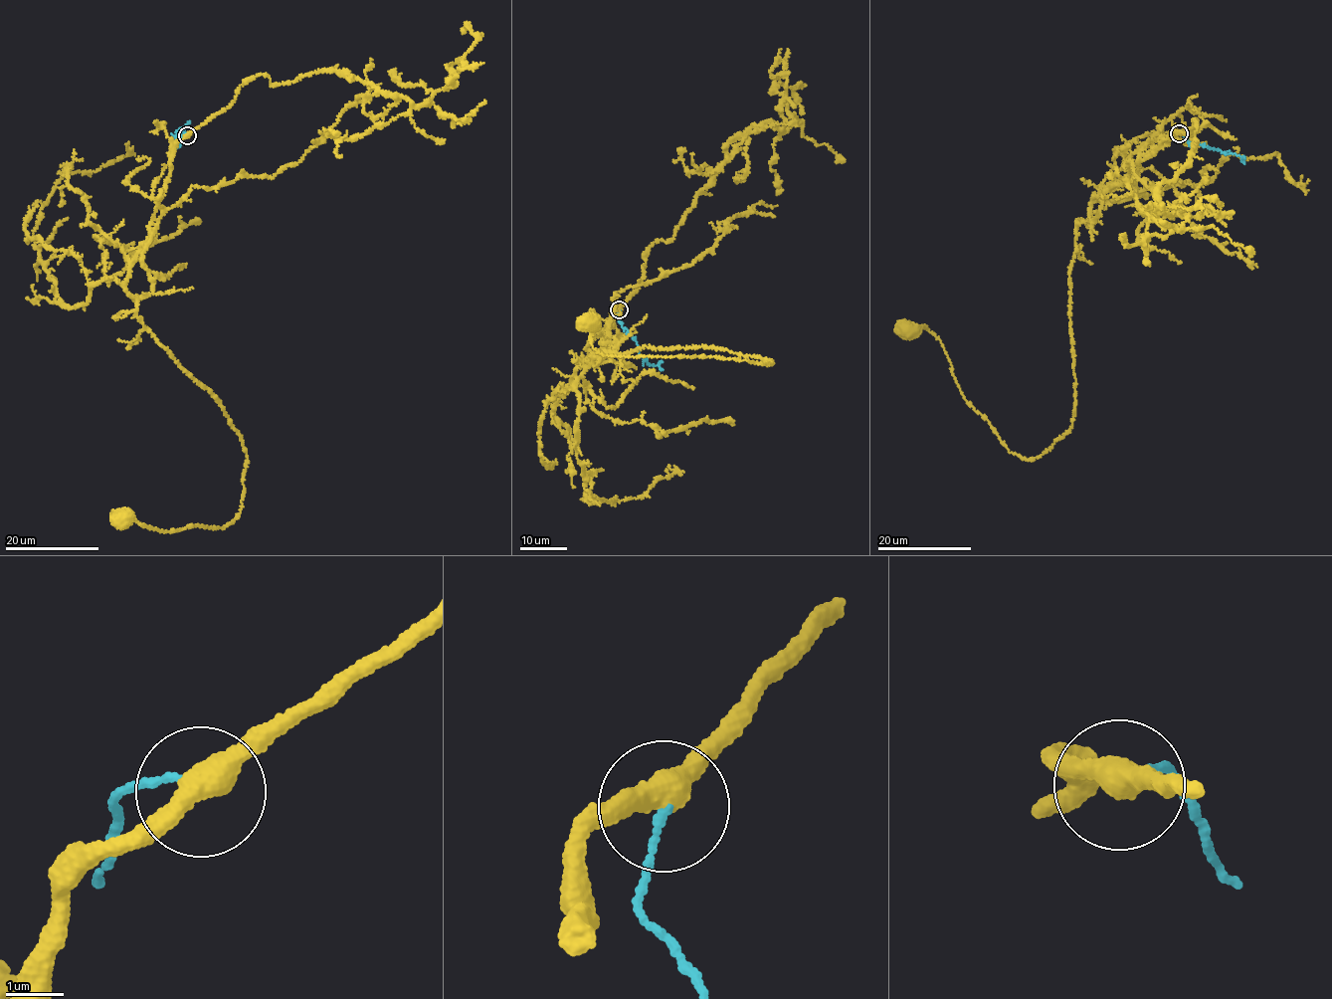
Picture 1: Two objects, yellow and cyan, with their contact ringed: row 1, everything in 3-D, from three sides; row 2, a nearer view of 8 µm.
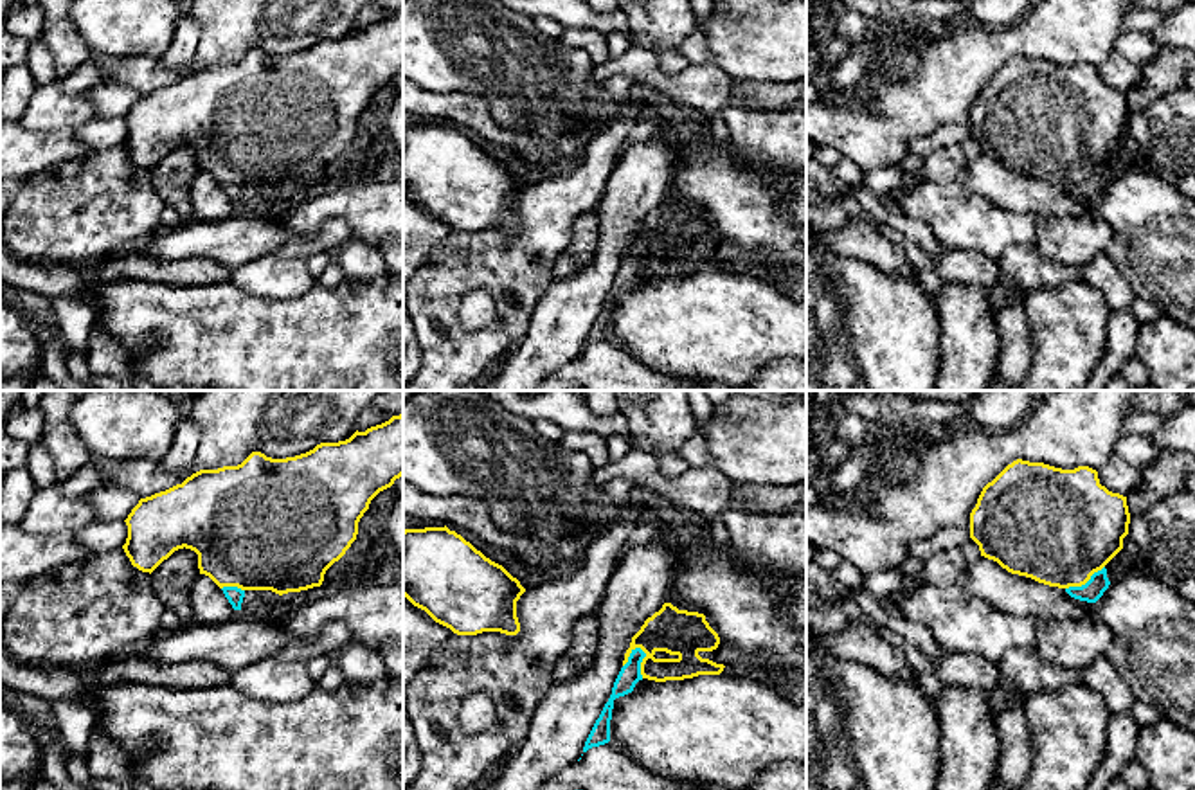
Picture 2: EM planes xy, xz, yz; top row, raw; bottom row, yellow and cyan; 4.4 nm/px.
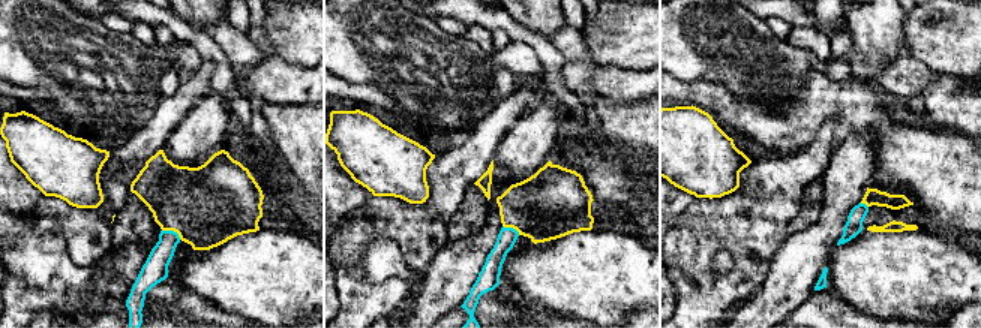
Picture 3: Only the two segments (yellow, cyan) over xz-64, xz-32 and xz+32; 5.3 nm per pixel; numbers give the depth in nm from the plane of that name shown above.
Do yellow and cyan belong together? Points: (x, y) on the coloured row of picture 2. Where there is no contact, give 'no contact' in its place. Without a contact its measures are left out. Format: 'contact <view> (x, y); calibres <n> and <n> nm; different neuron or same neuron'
contact xz (643, 661); calibres 200 and 100 nm; different neuron

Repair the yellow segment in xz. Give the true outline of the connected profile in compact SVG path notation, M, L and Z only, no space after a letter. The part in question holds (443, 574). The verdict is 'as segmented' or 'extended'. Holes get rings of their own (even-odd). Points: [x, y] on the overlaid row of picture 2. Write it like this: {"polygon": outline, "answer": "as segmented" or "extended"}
{"polygon": "M445 527L403 531L403 596L457 635L500 632L517 635L517 601L526 592L502 565L486 558L455 531Z", "answer": "as segmented"}

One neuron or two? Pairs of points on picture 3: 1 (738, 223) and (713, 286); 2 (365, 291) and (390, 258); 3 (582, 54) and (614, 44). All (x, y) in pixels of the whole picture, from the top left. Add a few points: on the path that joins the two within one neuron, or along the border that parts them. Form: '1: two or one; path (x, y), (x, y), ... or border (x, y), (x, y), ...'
1: one; path (740, 241), (740, 268), (731, 277)
2: two; border (362, 247), (368, 279), (407, 282)
3: two; border (578, 30), (591, 60)

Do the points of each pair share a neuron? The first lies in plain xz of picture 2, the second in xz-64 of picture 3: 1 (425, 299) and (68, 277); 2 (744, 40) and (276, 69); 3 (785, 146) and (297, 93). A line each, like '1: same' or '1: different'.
1: different
2: different
3: different

